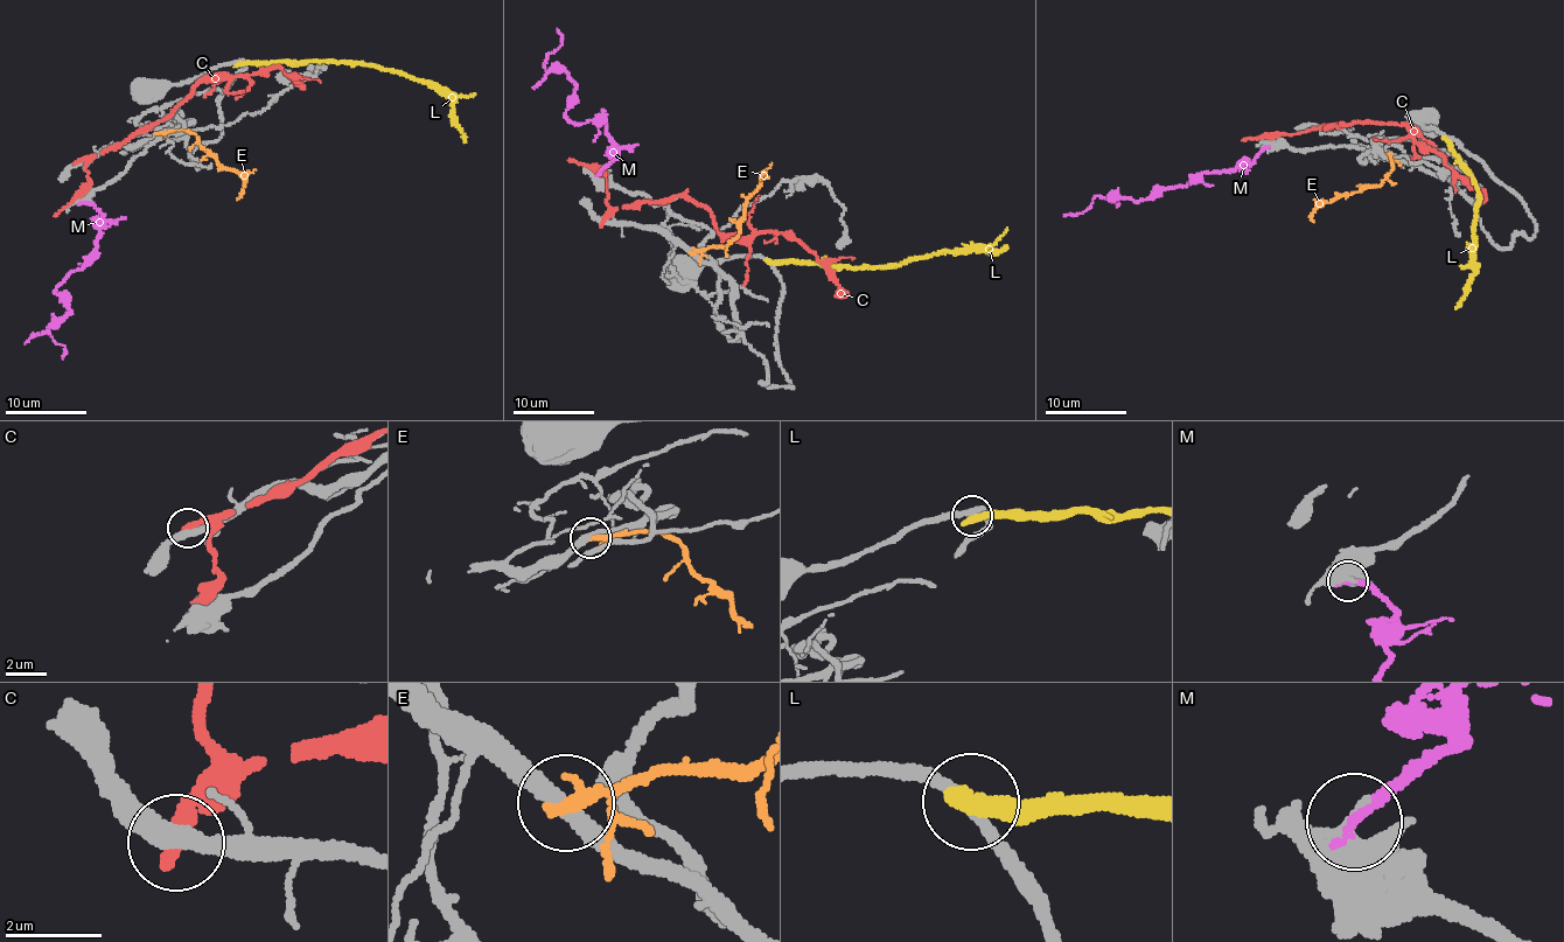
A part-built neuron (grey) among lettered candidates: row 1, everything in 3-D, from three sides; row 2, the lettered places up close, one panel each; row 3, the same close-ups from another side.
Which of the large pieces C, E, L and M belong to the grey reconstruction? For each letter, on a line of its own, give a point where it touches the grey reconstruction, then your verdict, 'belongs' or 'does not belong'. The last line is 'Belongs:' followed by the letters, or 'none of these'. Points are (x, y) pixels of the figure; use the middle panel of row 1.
C: contact (602, 222); does not belong
E: contact (692, 252); does not belong
L: contact (769, 262); does not belong
M: contact (600, 171); belongs
Belongs: M

